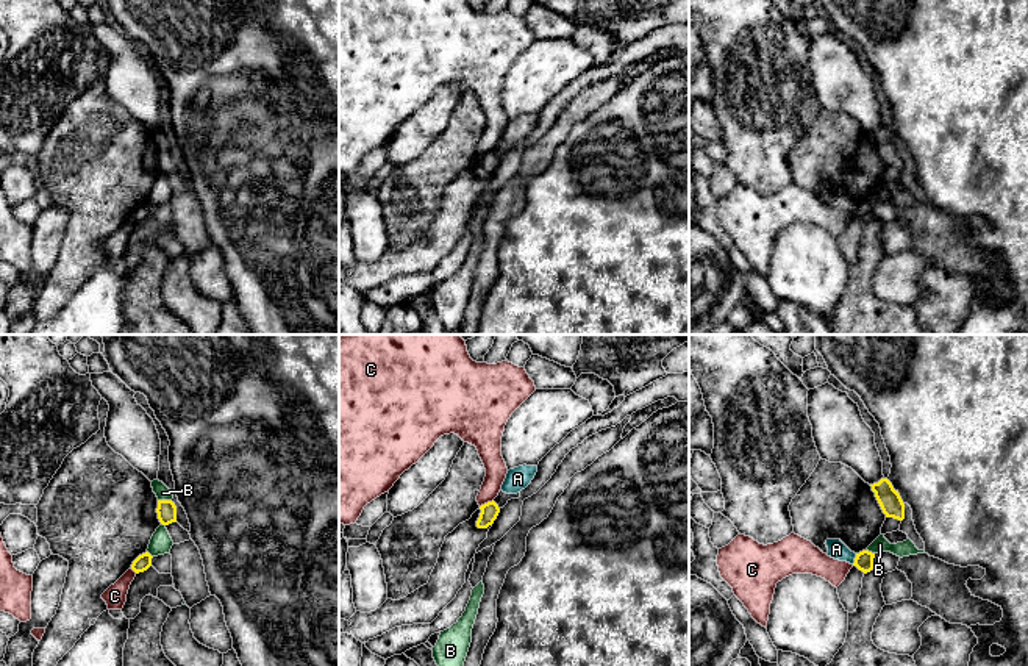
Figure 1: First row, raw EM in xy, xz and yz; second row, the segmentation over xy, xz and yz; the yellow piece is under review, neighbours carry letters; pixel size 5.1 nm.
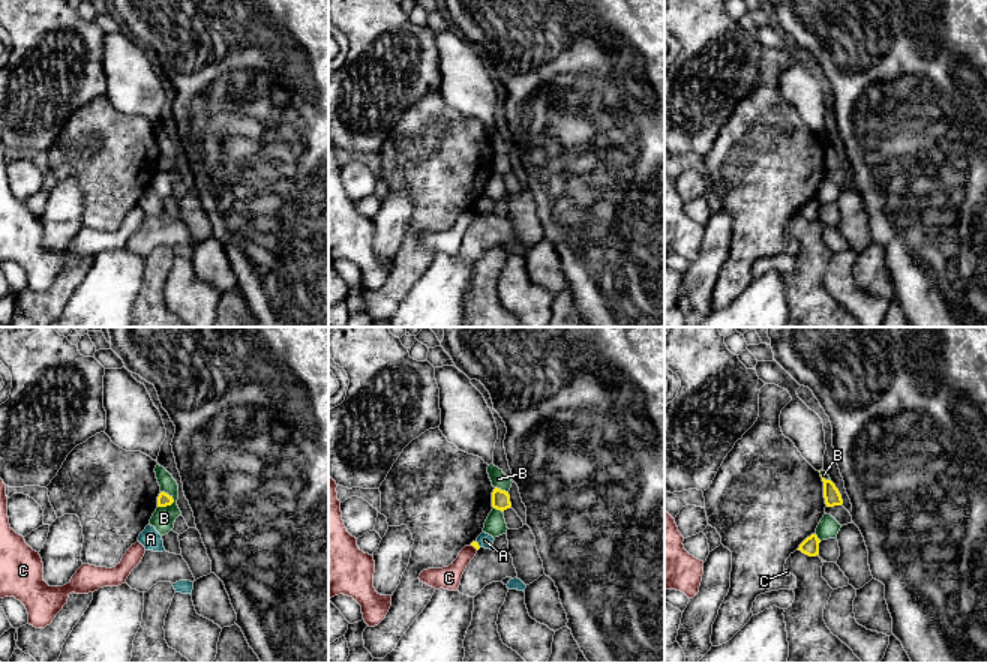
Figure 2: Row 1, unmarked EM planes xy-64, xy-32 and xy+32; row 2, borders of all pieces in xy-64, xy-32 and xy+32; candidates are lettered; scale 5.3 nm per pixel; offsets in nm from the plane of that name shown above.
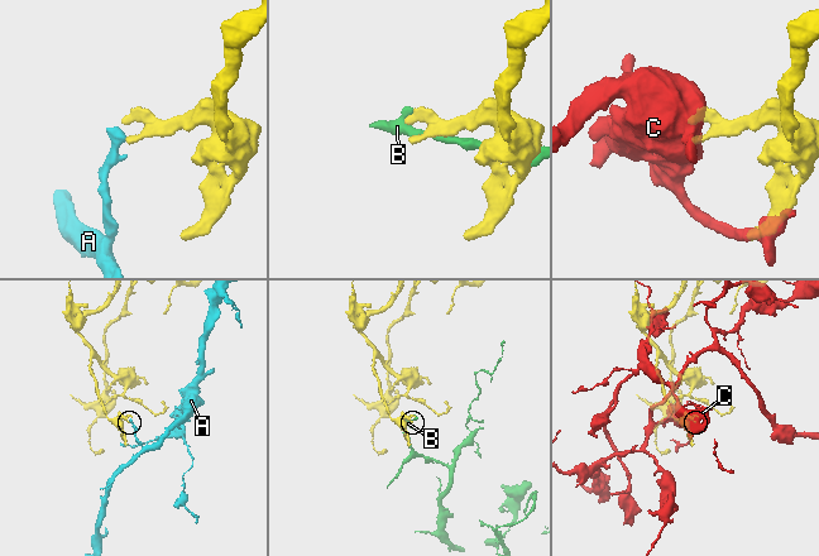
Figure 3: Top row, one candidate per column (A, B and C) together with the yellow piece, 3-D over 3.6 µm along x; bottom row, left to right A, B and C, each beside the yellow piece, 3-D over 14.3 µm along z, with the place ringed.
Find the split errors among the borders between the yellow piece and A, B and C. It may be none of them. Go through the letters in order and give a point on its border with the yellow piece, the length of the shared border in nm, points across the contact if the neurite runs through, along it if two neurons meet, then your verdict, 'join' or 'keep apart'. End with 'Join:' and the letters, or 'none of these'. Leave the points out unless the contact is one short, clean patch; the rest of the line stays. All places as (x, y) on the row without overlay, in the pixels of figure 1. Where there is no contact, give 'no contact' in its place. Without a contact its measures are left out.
A: contact yz (855, 208); length 60 nm; border yz (856, 204), (852, 213); keep apart
B: contact xy (164, 150); length 70 nm; keep apart
C: contact xz (488, 152); length 80 nm; border xz (492, 149), (480, 157); keep apart
Join: none of these

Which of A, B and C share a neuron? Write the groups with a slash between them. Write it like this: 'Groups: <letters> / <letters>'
Groups: A / B / C

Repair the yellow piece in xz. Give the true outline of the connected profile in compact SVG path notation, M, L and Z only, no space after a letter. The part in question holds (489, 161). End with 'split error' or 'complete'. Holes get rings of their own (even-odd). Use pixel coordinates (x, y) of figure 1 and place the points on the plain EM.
M494 150L481 155L480 159L481 163L477 170L478 178L487 178L489 175L492 175L500 163L500 158Z | complete

